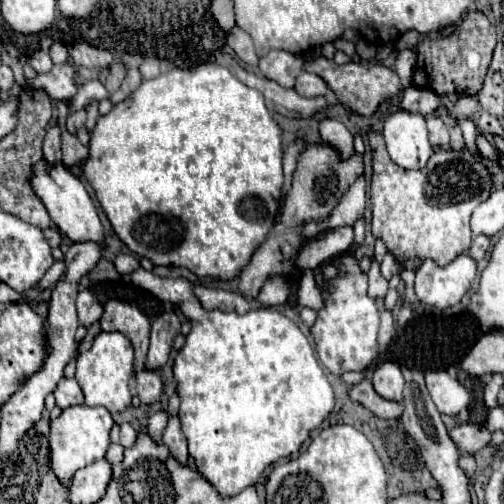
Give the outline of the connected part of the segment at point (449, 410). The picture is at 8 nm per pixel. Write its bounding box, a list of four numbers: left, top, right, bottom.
[425,366,471,416]

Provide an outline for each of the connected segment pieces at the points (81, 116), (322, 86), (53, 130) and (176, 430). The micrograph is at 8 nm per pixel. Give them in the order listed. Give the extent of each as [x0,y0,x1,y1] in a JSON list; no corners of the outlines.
[[67,108,87,132],[295,72,329,98],[43,124,61,162],[163,416,187,464]]

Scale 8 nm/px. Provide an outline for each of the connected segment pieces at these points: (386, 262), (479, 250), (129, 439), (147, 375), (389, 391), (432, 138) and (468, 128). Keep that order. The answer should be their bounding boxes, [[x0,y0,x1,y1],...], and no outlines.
[[381,252,399,280],[469,236,489,260],[119,422,135,448],[137,368,163,404],[373,362,405,402],[427,116,449,148],[459,120,479,156]]

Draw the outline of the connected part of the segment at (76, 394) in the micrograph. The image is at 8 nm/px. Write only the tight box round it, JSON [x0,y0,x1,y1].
[55,378,83,408]

